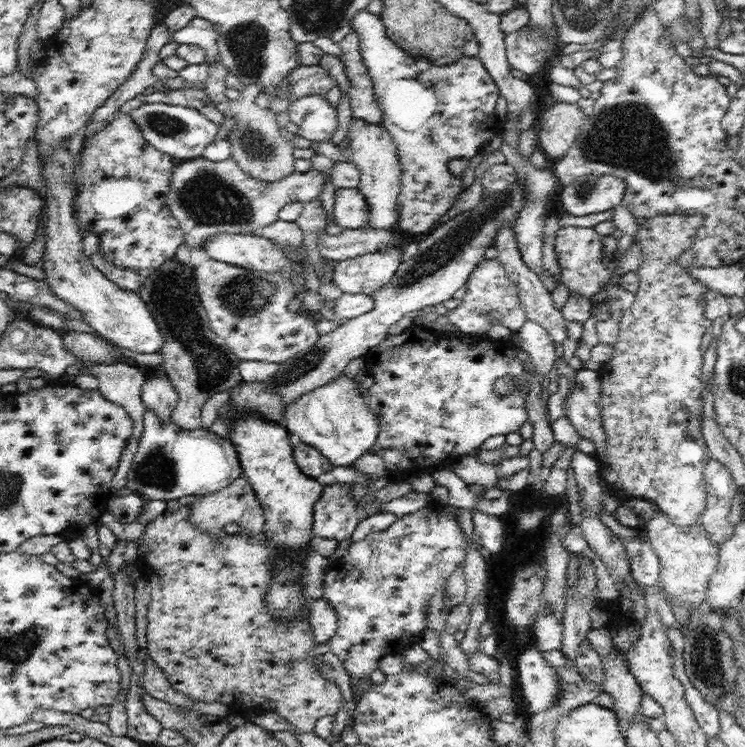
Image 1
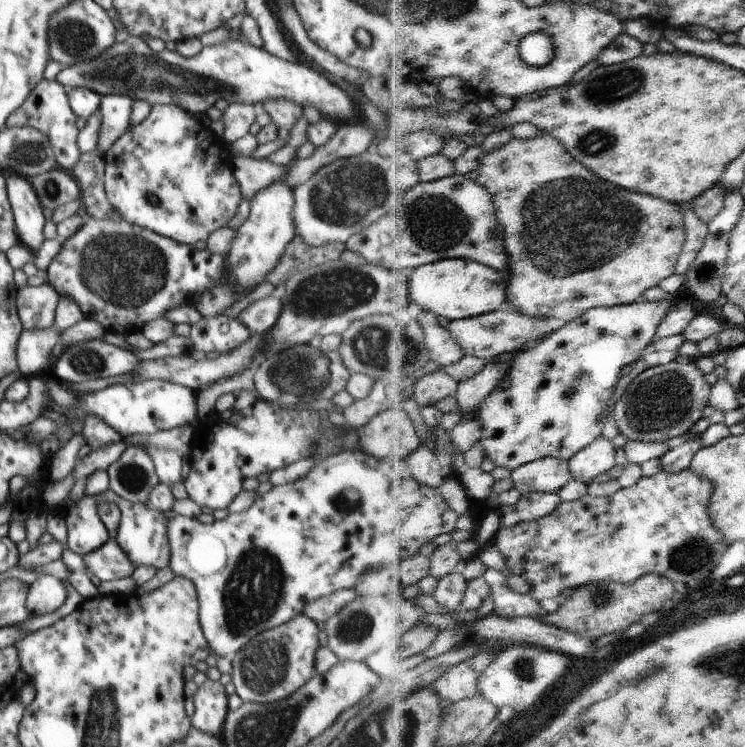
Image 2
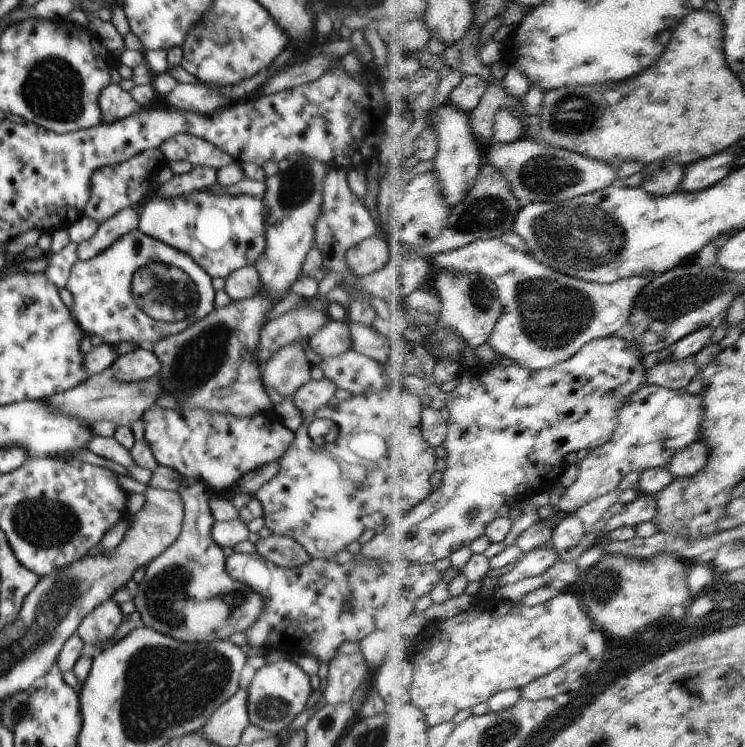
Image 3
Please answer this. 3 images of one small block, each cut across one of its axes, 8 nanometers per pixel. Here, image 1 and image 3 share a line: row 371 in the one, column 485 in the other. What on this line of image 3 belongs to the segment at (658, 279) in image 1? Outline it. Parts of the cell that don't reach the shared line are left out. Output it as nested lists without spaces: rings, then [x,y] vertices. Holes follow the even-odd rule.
[[[566,589],[554,600],[533,607],[507,601],[485,610],[484,604],[486,602],[475,603],[456,617],[427,627],[416,626],[414,630],[408,653],[415,666],[413,703],[426,713],[431,729],[454,720],[466,708],[488,703],[502,691],[526,689],[536,679],[548,676],[583,653],[588,644],[586,636],[594,630],[593,618],[582,608],[582,600]]]

